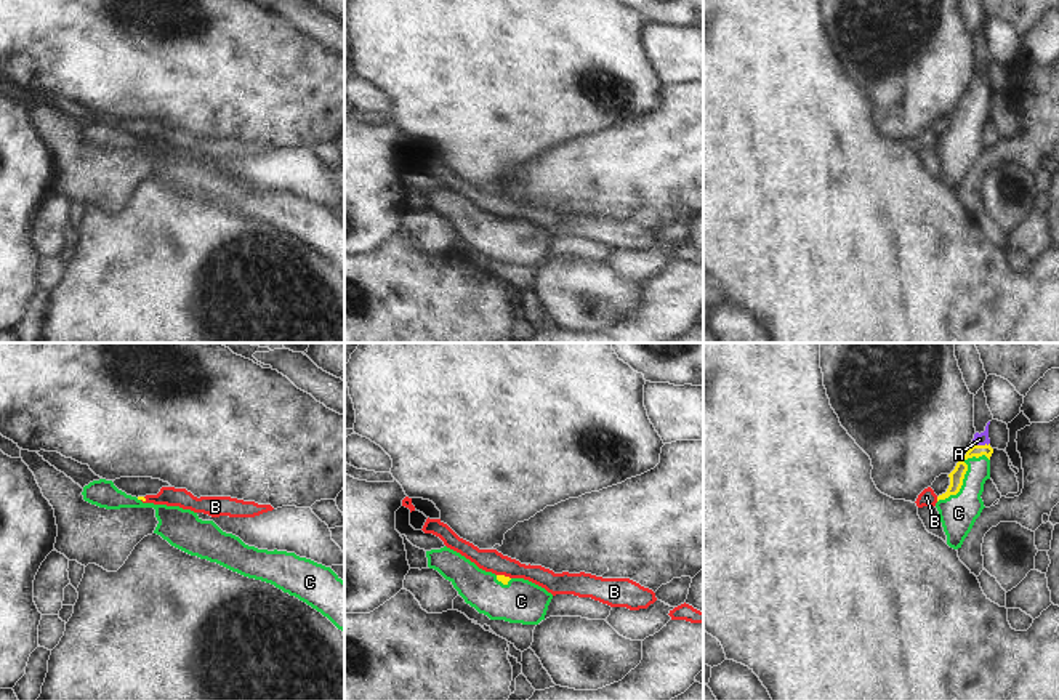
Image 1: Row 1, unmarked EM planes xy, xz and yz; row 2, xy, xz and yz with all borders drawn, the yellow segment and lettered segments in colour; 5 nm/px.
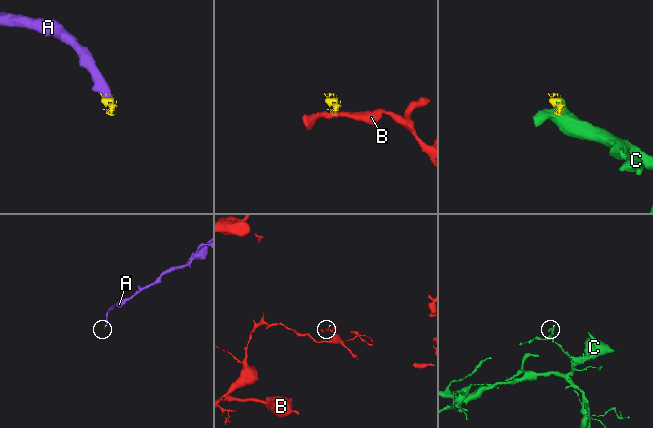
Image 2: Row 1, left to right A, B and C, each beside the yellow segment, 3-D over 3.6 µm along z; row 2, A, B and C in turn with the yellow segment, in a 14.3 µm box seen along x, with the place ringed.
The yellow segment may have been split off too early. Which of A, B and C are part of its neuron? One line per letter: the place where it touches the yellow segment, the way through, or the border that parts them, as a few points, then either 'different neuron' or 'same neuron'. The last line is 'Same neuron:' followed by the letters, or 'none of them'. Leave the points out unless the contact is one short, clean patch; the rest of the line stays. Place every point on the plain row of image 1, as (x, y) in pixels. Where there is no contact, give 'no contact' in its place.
A: yz (979, 87) | across yz (957, 117), (962, 101), (979, 87), (979, 80) | same neuron
B: yz (938, 140) | along yz (936, 138), (938, 141) | different neuron
C: yz (965, 114) | across yz (957, 117), (965, 114), (965, 133), (958, 154) | same neuron
Same neuron: A, C

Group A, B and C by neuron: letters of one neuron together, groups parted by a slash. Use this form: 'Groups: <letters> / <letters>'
Groups: A C / B.

